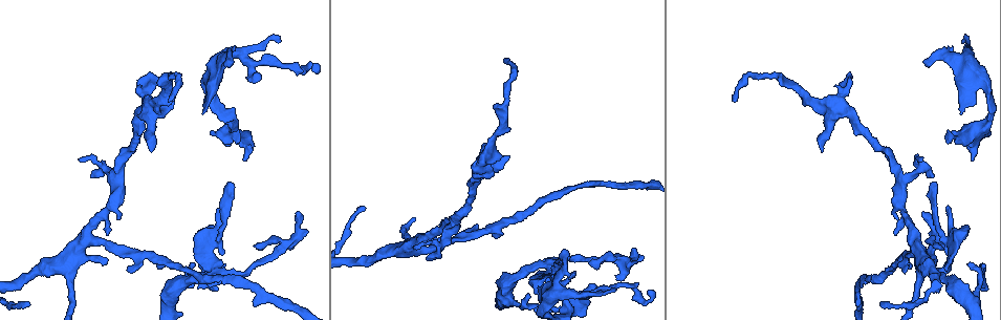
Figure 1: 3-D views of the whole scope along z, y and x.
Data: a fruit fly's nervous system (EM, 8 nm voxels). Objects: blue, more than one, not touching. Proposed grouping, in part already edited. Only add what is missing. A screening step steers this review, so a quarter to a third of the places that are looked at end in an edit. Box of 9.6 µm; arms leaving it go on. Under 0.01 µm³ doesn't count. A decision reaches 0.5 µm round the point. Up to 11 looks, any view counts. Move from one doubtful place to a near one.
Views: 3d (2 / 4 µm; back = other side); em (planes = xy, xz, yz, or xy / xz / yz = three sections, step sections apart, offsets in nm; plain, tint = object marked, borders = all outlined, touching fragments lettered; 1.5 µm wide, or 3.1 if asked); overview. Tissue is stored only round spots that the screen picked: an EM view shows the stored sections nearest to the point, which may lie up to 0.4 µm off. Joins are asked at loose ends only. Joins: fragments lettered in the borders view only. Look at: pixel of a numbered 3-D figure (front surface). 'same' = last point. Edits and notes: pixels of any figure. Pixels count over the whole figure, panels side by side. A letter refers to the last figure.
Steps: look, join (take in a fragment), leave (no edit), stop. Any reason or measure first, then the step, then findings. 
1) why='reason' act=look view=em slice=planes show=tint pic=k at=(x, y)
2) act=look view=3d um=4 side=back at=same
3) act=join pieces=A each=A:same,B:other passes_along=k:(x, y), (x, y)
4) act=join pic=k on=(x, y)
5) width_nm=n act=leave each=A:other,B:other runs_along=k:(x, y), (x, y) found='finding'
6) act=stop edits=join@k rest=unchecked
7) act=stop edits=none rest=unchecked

why='thin end' act=look view=3d um=2 pic=1 at=(732, 100)

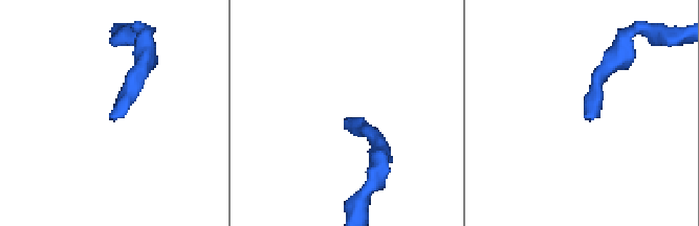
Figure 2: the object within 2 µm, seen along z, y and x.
why='need the tissue' act=look view=em slice=xy step=8 show=borders pic=2 at=(347, 119)

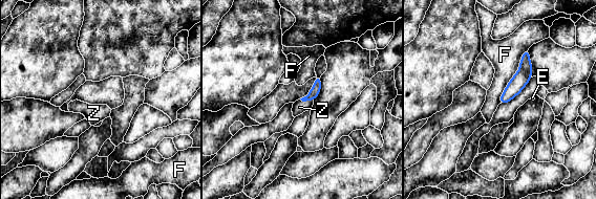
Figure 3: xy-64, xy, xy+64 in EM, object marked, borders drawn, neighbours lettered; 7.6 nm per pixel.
act=look view=em slice=planes show=borders at=same

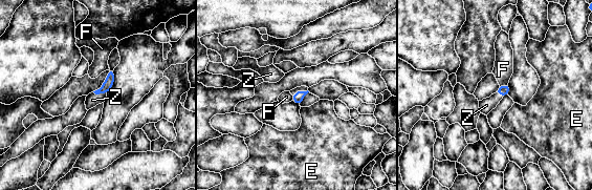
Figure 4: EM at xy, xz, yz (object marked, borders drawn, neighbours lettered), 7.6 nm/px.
act=join pic=4 on=(303, 88) each=E:other,F:other,Z:same passes_along=4:(299, 96), (300, 90), (303, 88) found='the cell continues'

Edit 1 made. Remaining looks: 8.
why='an open end' act=look view=em slice=planes show=plain pic=1 at=(821, 152)

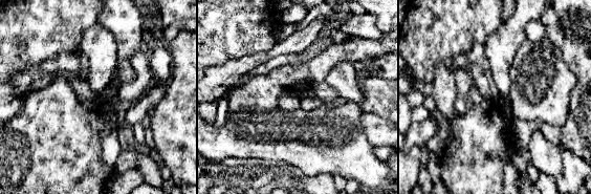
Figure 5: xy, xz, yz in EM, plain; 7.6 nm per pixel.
why='see the neighbours' act=look view=em slice=planes show=borders at=same

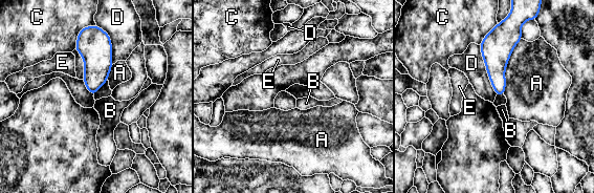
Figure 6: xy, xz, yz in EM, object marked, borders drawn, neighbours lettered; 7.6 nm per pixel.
act=leave each=A:other,B:other,C:other,D:other,E:other found='none of them fits'

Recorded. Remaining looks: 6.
why='thin end' act=look view=em slice=xz step=8 show=borders pic=1 at=(614, 289)

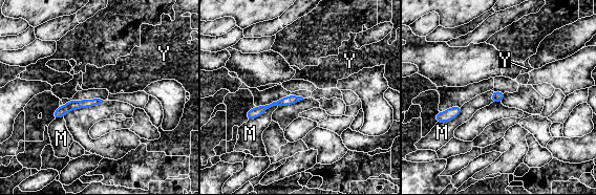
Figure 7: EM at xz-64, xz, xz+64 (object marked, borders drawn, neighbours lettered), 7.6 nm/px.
why='cut it another way' act=look view=em slice=planes show=borders at=same

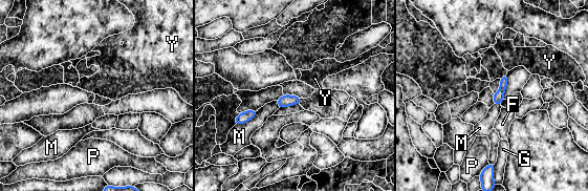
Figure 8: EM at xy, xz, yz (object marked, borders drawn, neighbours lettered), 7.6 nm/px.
longest_contact=M:220nm act=leave each=F:other,G:other,M:other,P:other,Y:other found='none of them fits'

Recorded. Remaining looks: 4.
why='thin end' act=look view=em slice=xy step=8 show=borders pic=1 at=(927, 64)

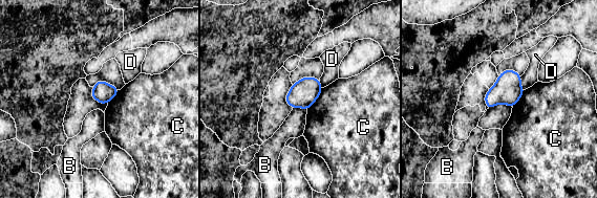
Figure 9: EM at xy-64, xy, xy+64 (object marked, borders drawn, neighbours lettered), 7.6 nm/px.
act=look view=em slice=planes show=borders at=same

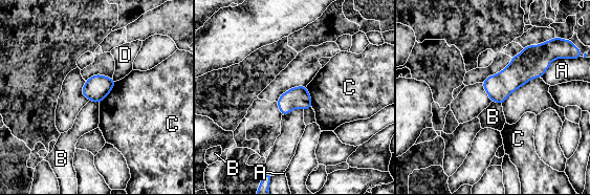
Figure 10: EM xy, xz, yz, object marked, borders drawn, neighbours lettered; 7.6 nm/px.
longest_contact=C:220nm act=leave each=A:other,B:other,C:other,D:other border=10:(89, 100), (99, 104) found='no lettered fragment goes on from it'

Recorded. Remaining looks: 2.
act=stop edits=join@4 rest=unchecked

